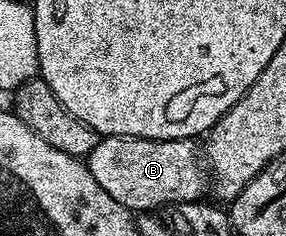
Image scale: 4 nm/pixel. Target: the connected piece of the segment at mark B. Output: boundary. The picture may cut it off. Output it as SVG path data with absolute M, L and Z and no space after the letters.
M106 136L87 158L91 178L134 214L149 214L153 208L201 200L207 192L207 165L196 139L139 140L135 136Z

